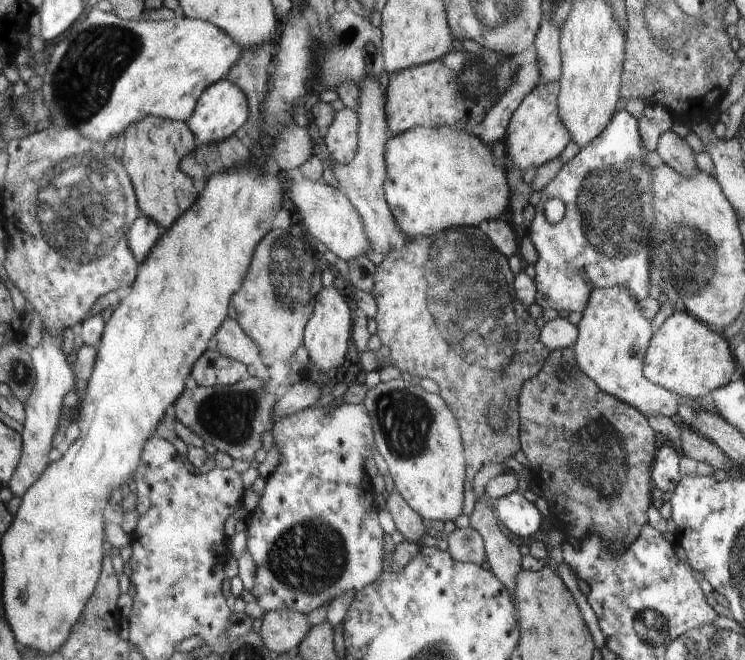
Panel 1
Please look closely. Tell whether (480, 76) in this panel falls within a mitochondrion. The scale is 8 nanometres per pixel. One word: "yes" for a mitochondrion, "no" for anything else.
yes

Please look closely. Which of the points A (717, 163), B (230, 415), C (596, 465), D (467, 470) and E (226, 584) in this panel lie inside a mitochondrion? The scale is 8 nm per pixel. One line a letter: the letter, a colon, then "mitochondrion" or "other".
A: other
B: mitochondrion
C: mitochondrion
D: other
E: other

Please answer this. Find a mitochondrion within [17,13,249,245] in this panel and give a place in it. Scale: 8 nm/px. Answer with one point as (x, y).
(85, 78)

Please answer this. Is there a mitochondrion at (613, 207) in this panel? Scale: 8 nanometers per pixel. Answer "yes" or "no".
yes

